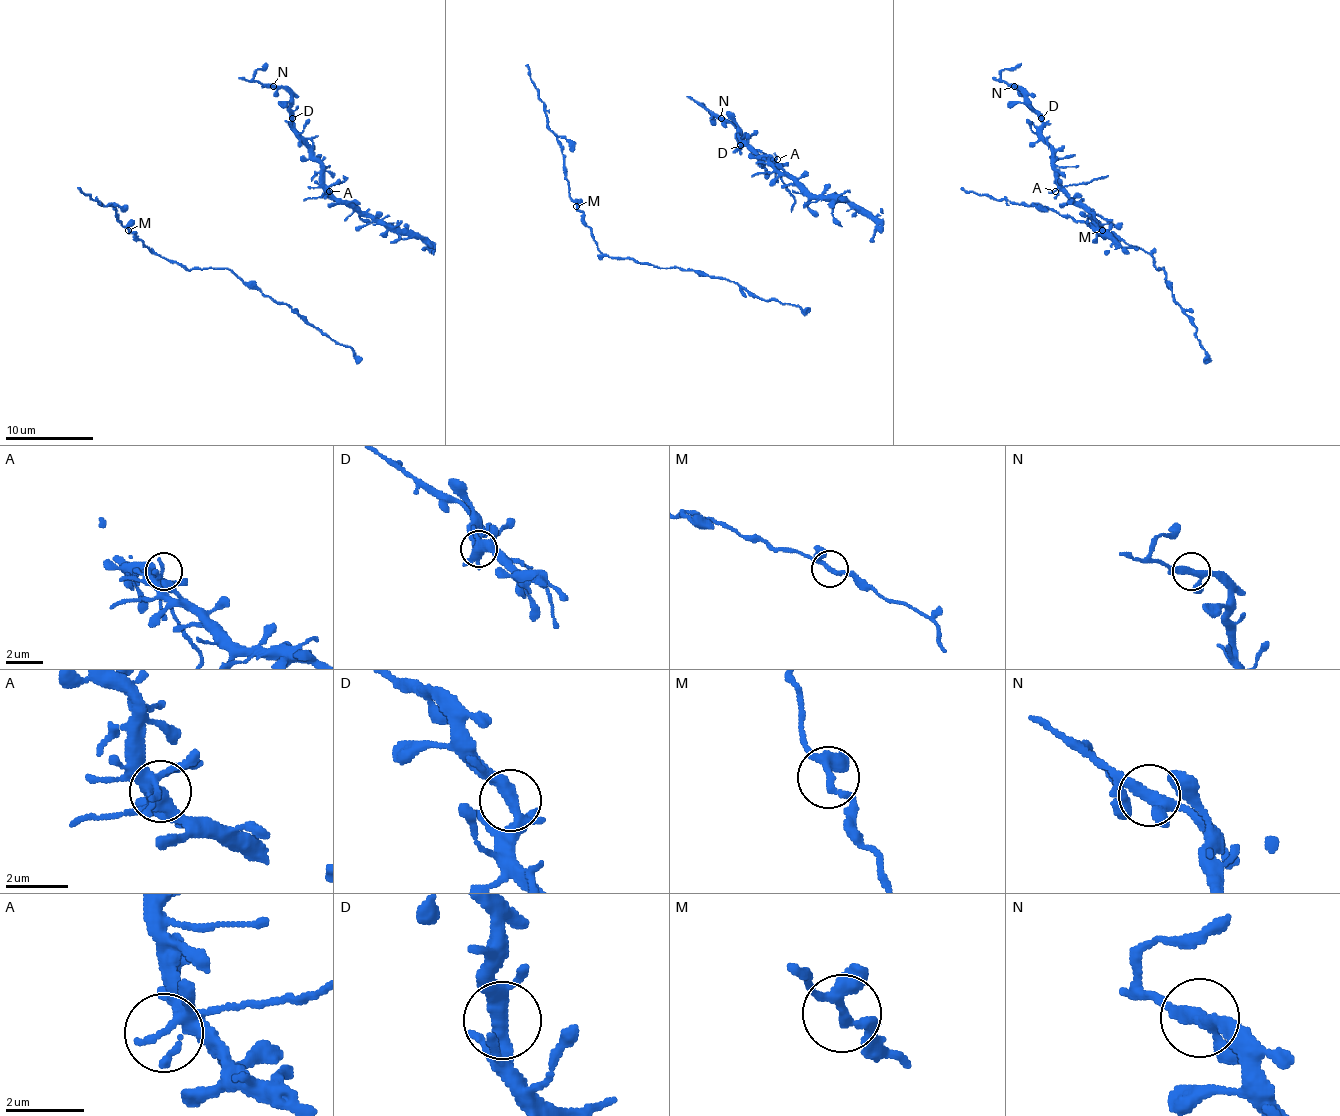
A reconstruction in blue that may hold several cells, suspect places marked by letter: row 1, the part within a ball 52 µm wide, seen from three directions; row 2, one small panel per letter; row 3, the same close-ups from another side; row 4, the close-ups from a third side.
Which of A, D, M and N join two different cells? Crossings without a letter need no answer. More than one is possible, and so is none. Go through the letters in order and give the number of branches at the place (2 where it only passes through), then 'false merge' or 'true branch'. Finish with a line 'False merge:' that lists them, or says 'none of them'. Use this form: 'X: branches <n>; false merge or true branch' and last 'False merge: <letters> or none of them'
A: branches 5; true branch
D: branches 5; true branch
M: branches 3; true branch
N: branches 4; true branch
False merge: none of them

